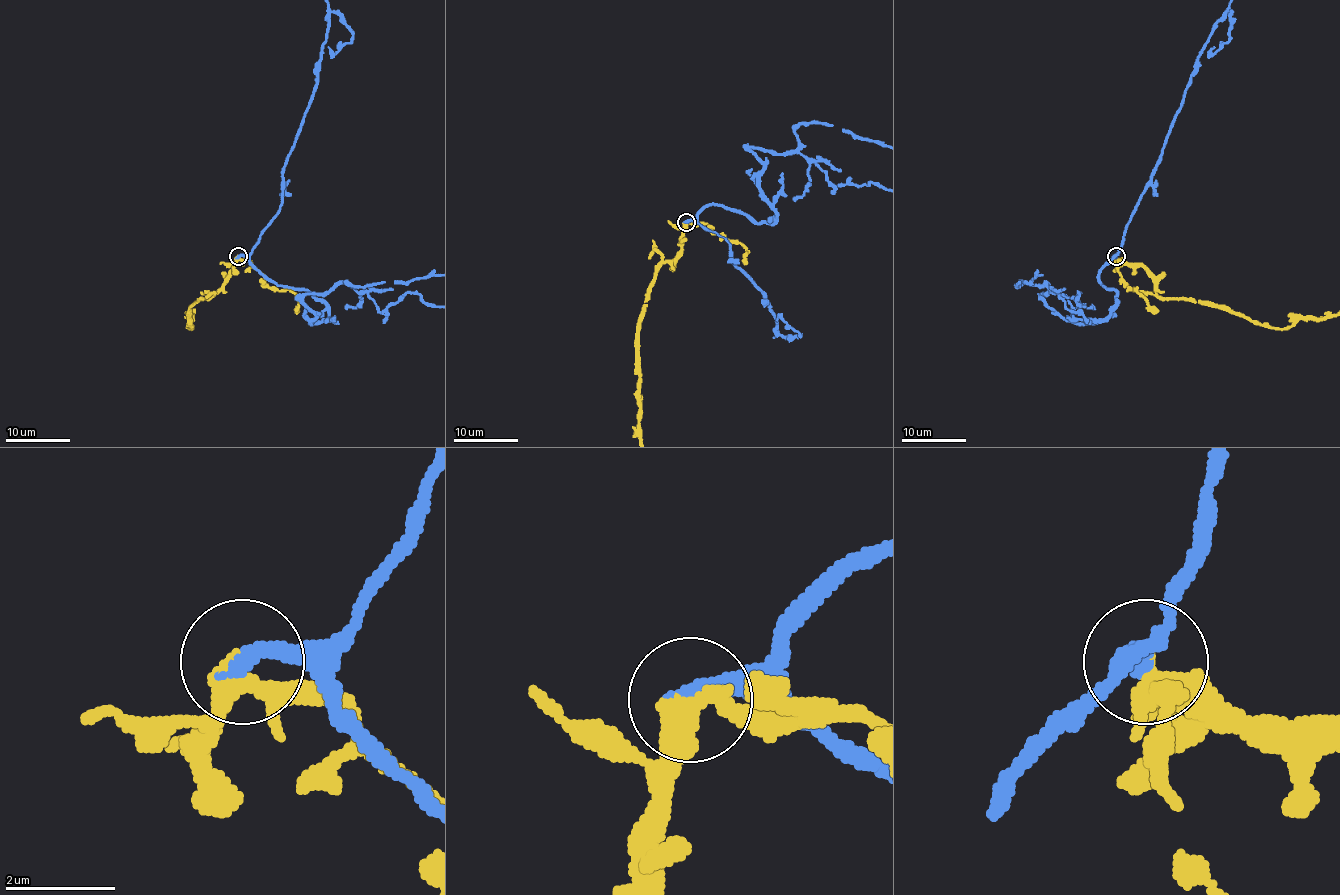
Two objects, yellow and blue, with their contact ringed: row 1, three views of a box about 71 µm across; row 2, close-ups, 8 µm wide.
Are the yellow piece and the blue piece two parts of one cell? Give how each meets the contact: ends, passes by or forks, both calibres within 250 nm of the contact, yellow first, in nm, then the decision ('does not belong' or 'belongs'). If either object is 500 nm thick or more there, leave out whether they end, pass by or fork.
yellow forks there; blue ends there; 320 nm thick on the yellow side, 360 nm on the other; belongs

